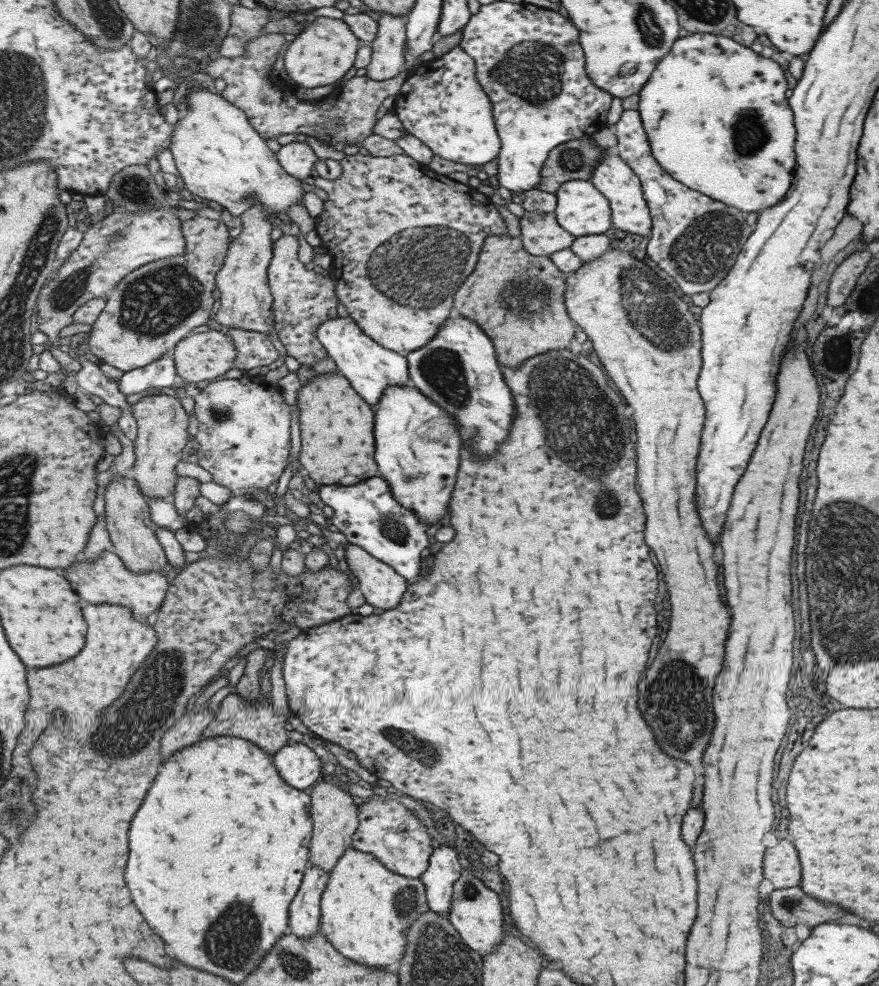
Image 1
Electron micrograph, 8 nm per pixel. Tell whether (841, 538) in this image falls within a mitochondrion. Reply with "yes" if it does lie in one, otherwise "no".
yes

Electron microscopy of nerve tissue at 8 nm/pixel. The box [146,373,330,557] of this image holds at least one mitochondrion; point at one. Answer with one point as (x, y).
(219, 414)

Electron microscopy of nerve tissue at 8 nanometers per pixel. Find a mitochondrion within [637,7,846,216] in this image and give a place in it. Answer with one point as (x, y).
(750, 133)

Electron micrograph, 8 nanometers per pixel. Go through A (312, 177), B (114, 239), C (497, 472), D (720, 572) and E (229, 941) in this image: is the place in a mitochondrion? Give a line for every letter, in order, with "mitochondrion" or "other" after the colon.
A: other
B: mitochondrion
C: other
D: other
E: mitochondrion

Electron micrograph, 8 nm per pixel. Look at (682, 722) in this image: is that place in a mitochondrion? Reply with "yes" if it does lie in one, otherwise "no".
yes

